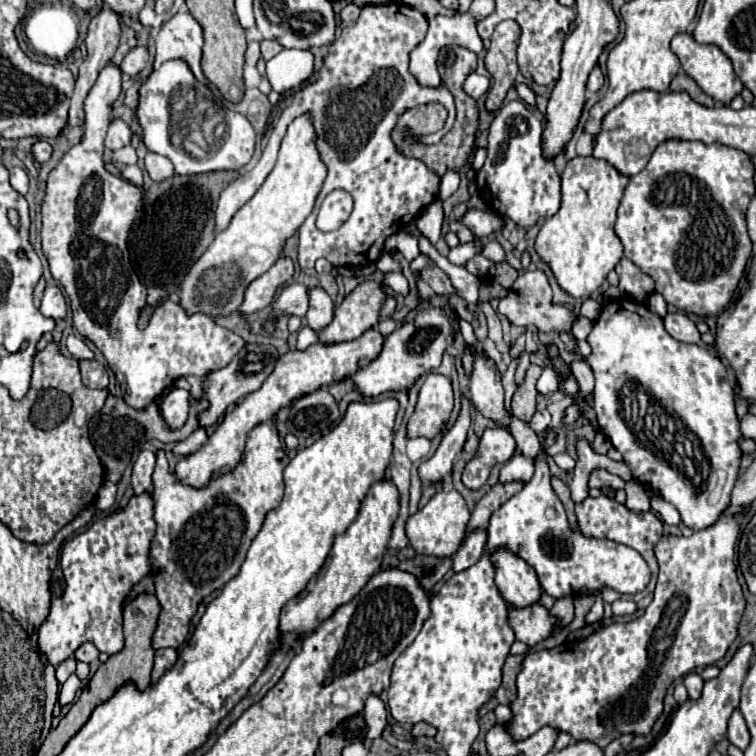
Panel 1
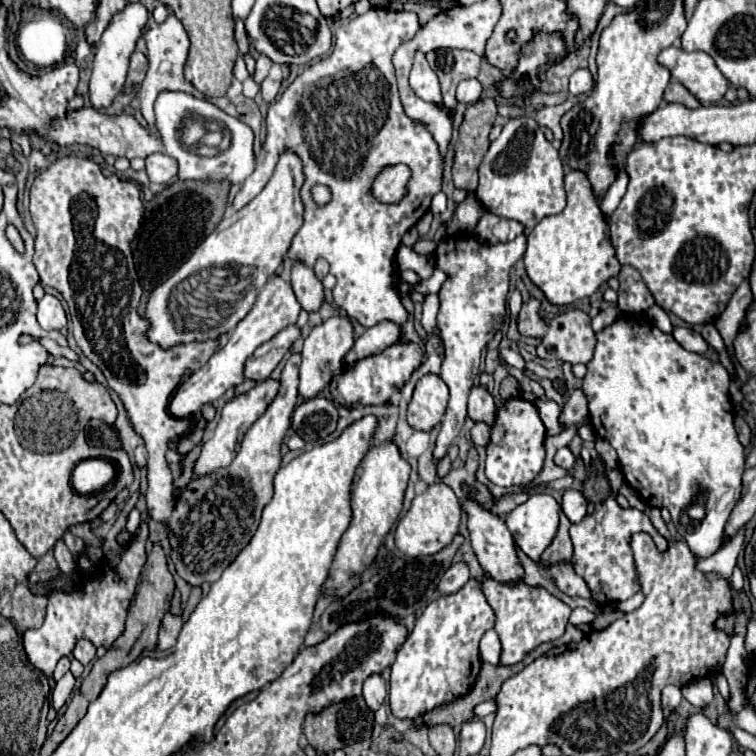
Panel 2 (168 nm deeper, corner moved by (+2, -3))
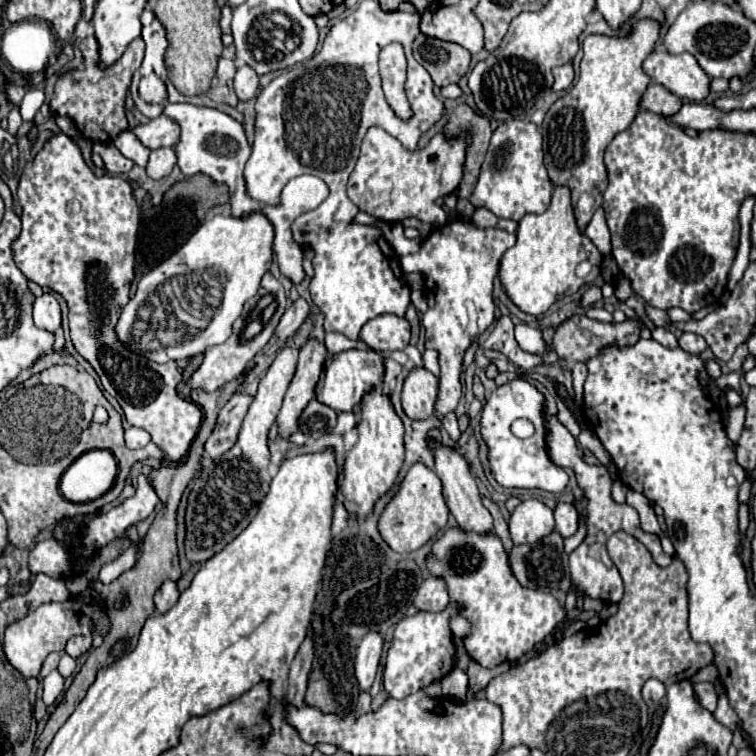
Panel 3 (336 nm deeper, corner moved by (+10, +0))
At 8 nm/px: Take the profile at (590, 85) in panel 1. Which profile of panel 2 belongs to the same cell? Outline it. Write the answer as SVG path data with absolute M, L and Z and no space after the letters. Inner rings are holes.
M578 69L572 77L570 77L570 93L572 95L582 95L582 93L590 93L594 87L594 79L590 75L588 69Z

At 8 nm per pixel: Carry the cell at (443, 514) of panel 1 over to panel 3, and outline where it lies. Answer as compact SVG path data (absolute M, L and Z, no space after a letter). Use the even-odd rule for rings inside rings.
M416 462L404 480L400 482L398 492L392 496L392 500L384 506L380 518L378 518L378 532L386 540L386 544L394 552L414 552L422 544L426 544L438 530L446 526L448 520L448 506L442 496L442 482L436 476L434 470L426 468L424 464Z

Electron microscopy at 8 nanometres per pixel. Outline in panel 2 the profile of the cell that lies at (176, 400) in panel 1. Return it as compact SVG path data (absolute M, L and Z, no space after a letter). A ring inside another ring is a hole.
M278 275L270 277L268 283L262 287L254 307L250 309L250 313L236 325L236 329L232 329L230 333L230 341L216 353L210 357L210 361L194 371L174 393L172 401L170 401L170 415L176 419L190 419L194 413L198 413L202 409L202 405L216 401L228 387L236 387L244 381L242 377L242 365L244 361L254 353L254 349L266 341L270 341L276 333L280 333L280 329L294 325L298 315L300 315L302 307L296 301L294 289L290 283L286 283L284 279L280 279Z

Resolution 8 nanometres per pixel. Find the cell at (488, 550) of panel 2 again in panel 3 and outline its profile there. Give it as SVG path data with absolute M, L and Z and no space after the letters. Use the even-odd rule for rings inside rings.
M428 438L428 446L434 452L434 472L438 474L438 478L442 480L444 486L444 500L450 508L450 512L454 514L456 522L460 526L464 526L464 530L492 530L492 516L490 512L482 506L482 498L476 486L474 476L470 474L468 462L464 460L464 456L450 446L444 446L442 442L436 442L432 438Z

